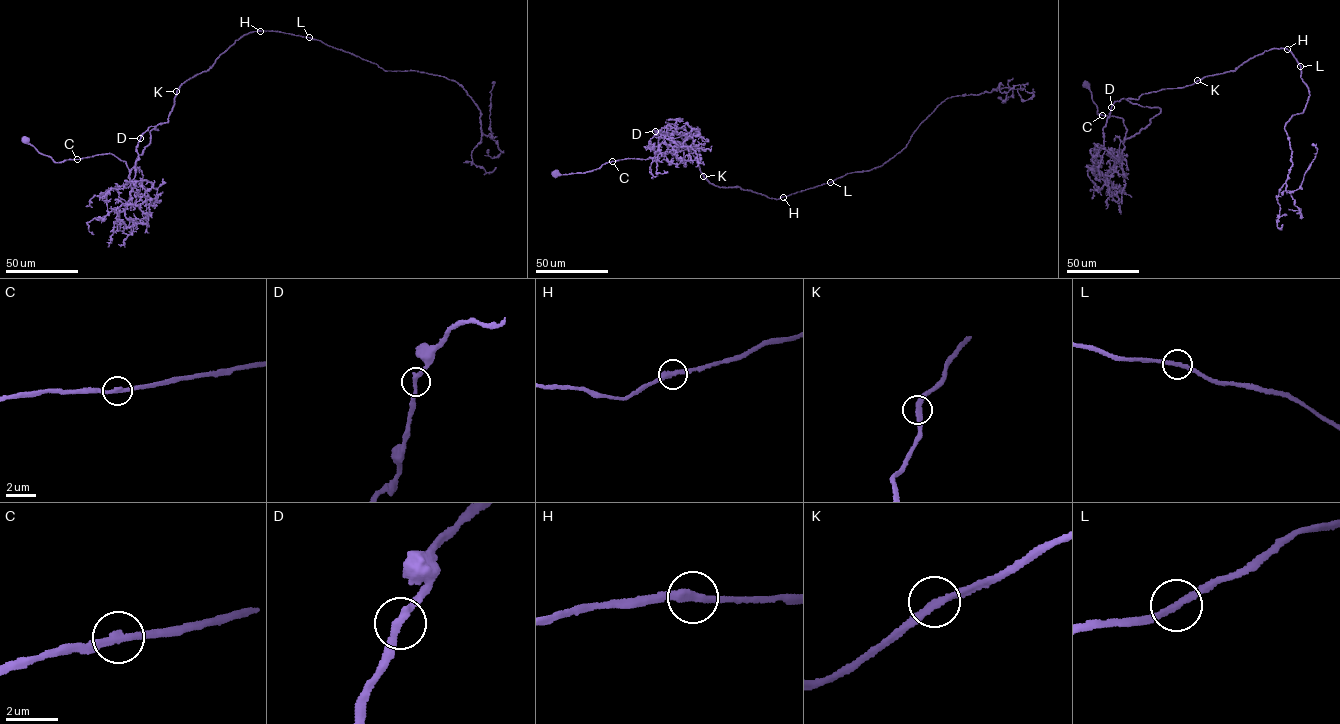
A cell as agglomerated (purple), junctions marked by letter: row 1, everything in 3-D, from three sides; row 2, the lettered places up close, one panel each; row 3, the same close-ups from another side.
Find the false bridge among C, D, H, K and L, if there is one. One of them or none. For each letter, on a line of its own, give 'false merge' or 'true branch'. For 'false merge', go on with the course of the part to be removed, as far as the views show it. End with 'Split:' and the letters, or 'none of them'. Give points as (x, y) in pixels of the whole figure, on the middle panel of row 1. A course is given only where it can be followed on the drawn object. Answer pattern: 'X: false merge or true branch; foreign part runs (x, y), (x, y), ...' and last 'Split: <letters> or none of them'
C: true branch
D: true branch
H: true branch
K: true branch
L: true branch
Split: none of them

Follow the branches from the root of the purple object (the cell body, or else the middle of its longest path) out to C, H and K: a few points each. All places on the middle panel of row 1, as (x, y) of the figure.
C: (555, 173), (590, 171), (612, 161)
H: (555, 173), (669, 152), (685, 166), (673, 133), (710, 183), (782, 197)
K: (555, 173), (669, 152), (685, 166), (671, 133), (681, 135), (703, 176)

